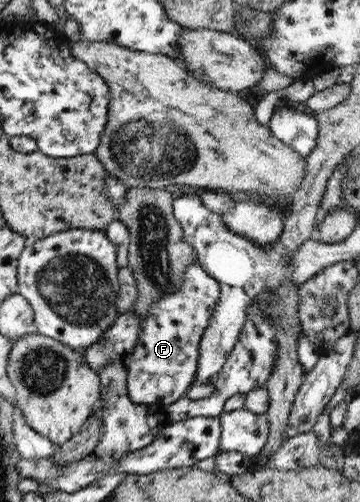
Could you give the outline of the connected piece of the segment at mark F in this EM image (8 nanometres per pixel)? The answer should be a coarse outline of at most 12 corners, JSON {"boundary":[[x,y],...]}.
{"boundary":[[191,263],[124,359],[132,403],[193,383],[219,285]]}

